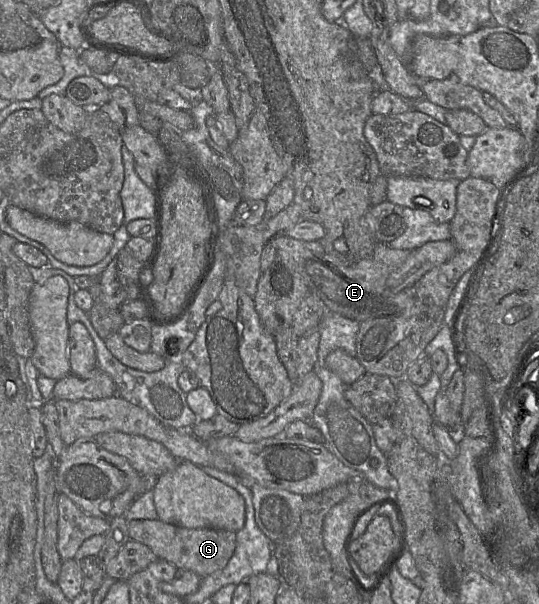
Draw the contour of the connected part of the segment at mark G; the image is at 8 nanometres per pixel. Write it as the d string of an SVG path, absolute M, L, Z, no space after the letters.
M137 519L128 522L130 540L147 545L159 559L164 559L178 569L190 570L200 577L208 576L223 569L236 549L236 532L212 528L184 528L166 523L160 519Z

